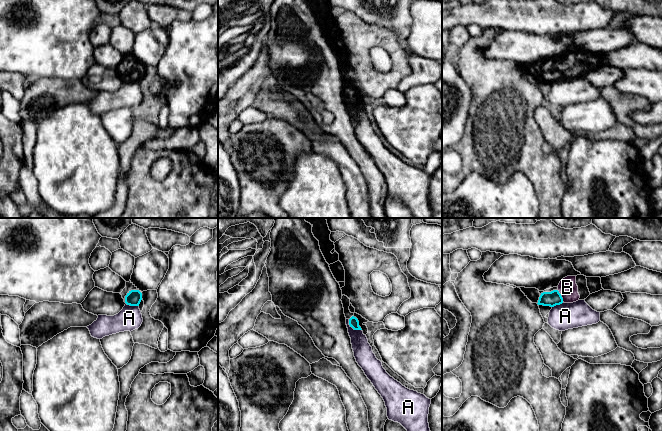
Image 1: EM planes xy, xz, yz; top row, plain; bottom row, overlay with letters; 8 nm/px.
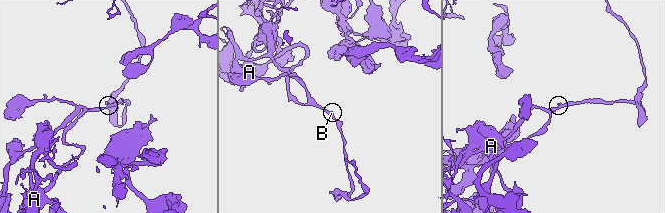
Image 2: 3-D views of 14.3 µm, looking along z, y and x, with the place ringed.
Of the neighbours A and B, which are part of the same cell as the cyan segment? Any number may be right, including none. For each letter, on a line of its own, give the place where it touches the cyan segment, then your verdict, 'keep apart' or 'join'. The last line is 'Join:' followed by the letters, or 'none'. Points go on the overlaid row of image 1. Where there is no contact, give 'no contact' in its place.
A: xz (353, 328) | keep apart
B: yz (561, 296) | join
Join: B

